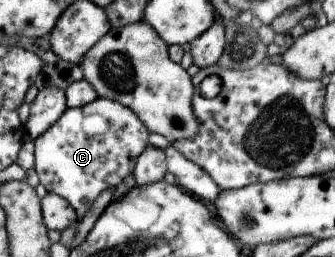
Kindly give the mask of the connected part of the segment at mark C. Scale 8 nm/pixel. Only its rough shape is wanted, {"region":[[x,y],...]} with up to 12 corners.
{"region":[[98,97],[33,141],[33,169],[79,220],[149,143]]}

